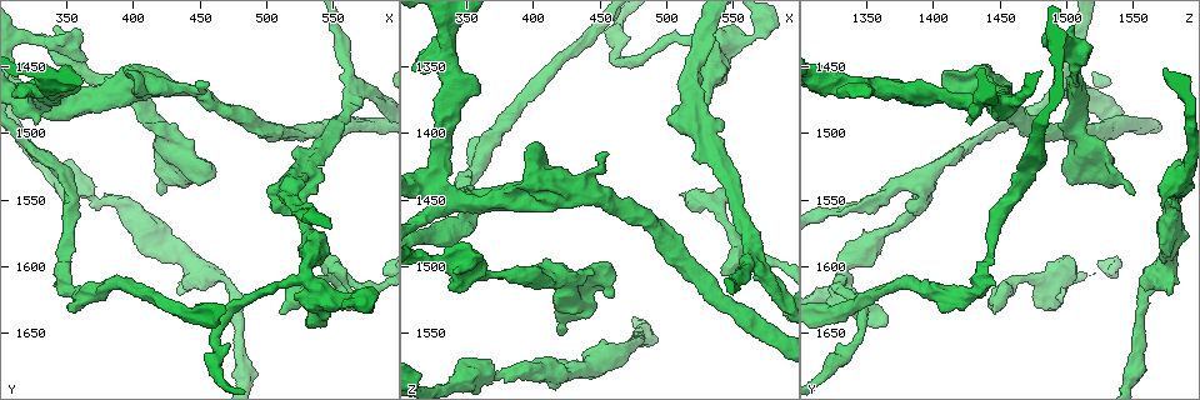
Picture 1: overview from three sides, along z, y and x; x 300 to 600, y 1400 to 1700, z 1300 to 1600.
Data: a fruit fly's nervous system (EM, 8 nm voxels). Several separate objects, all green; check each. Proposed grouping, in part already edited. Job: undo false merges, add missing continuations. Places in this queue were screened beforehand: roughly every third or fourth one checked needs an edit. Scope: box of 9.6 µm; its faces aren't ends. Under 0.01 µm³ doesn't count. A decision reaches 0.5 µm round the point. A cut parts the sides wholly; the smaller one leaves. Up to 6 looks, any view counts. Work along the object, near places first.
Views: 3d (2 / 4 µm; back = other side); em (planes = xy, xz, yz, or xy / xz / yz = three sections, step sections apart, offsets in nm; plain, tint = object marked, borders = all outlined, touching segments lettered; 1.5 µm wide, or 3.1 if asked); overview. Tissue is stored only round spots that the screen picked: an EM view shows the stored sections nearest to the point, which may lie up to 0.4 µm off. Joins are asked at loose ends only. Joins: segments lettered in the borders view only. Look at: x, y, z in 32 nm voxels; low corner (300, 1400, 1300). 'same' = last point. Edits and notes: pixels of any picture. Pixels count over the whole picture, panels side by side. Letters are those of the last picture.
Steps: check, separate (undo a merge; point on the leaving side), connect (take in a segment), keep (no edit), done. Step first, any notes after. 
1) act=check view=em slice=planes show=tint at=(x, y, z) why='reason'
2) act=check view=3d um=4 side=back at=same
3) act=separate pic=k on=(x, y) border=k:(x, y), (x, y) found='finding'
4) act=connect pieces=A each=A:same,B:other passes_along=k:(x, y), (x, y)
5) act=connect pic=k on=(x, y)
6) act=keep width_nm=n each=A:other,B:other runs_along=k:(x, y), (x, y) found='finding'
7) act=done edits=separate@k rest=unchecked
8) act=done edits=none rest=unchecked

act=check view=3d um=4 at=(418, 1464, 1456) why='thick end'

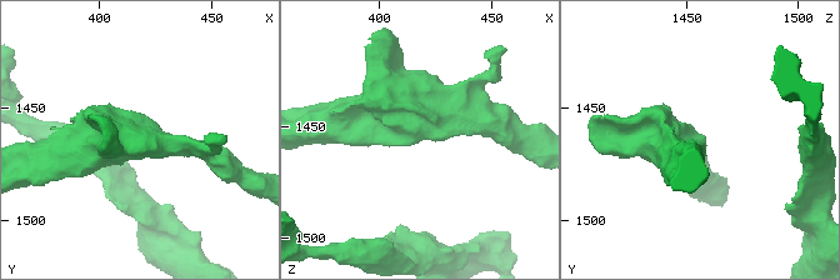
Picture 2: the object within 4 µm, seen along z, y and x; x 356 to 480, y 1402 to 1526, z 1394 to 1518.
act=check view=em slice=yz step=8 show=tint at=(418, 1463, 1458)

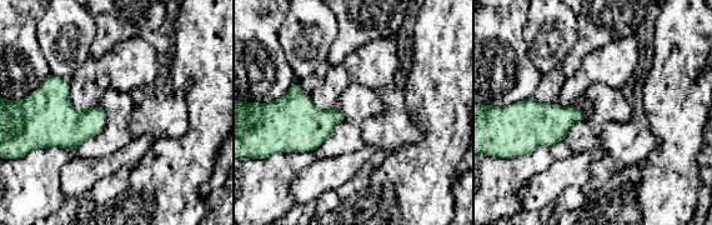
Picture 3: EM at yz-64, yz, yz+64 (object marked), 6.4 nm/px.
act=check view=em slice=xz step=4 show=borders at=same

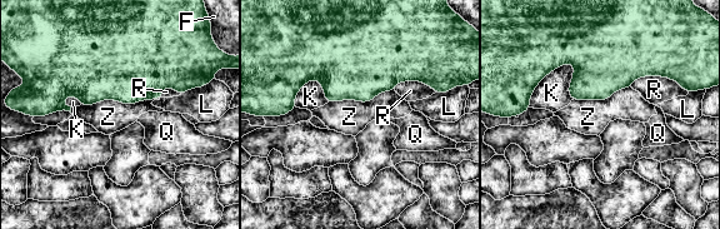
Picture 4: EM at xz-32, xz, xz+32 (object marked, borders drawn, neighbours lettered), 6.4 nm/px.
act=keep each=F:other,K:other,L:other,Q:other,R:other,Z:other border=4:(159, 98), (79, 106) found='none of them fits'

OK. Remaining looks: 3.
act=check view=3d um=4 at=(422, 1544, 1548) why='branch stops here'

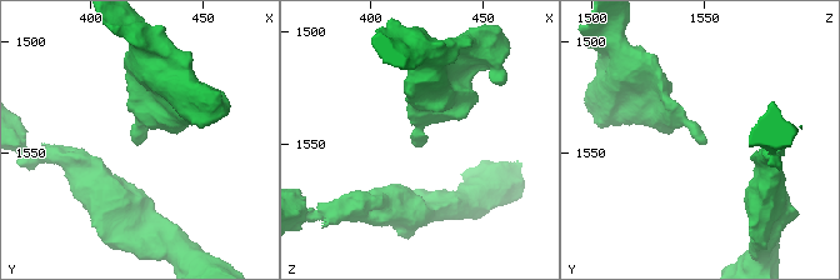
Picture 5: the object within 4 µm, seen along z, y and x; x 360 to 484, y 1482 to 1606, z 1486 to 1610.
act=check view=em slice=xz step=4 show=tint at=(423, 1547, 1550) why='need the tissue'

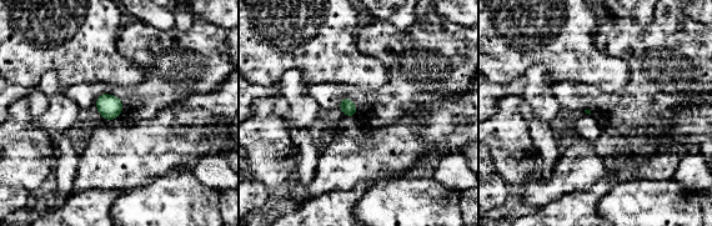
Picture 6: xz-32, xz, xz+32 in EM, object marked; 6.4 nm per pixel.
act=check view=em slice=planes show=borders at=same

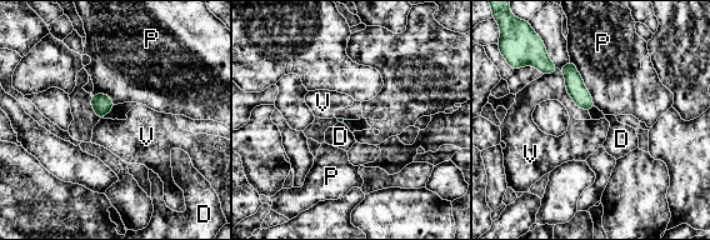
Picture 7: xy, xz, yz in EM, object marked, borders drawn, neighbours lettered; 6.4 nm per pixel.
act=keep longest_contact=P:340nm each=D:other,P:other,V:other border=7:(569, 60), (561, 74), (578, 108) found='no lettered segment goes on from it'

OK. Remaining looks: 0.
act=done edits=none rest=unchecked

